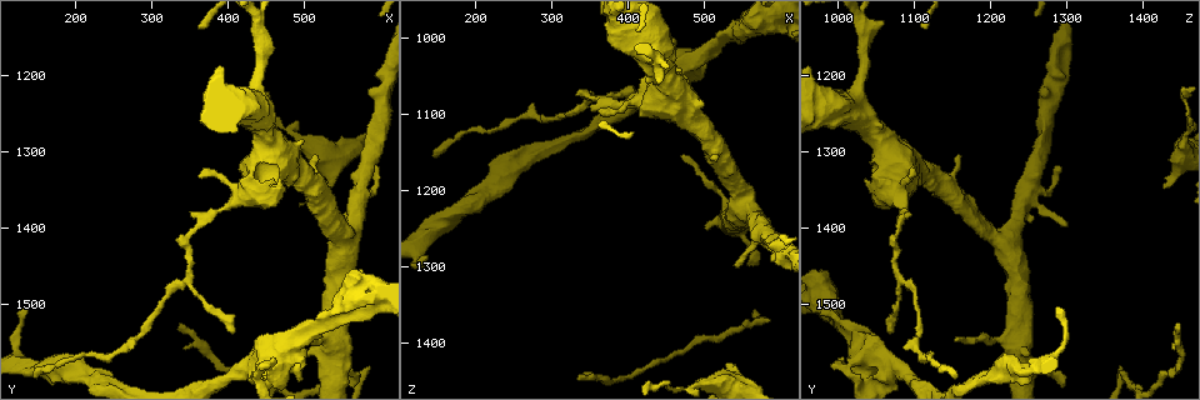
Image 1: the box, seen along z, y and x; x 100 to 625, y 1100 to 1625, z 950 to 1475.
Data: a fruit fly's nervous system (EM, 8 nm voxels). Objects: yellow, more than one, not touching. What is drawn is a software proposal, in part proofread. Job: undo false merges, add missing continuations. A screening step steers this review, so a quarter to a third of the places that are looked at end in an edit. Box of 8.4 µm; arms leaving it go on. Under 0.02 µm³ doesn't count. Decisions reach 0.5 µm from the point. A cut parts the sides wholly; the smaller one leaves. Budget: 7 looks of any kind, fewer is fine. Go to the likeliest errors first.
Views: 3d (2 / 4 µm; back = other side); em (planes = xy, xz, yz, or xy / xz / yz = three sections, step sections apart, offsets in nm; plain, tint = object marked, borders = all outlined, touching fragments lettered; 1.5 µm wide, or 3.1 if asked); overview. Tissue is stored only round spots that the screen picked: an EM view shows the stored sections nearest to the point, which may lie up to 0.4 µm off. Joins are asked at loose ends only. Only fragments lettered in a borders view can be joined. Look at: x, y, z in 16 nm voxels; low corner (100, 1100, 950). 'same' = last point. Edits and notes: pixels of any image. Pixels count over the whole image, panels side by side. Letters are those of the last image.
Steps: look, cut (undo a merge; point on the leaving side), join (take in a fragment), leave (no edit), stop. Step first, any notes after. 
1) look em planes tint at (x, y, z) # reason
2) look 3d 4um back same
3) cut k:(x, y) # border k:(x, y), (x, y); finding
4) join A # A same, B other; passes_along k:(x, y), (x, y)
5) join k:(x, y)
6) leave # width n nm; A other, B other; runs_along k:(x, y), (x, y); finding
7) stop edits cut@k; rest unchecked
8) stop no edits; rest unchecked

look em xz step 8 borders at (530, 1345, 1430) # branch stops here

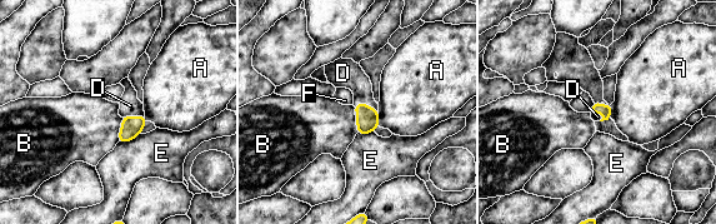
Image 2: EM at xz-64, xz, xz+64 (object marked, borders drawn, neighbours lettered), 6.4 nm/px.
look em planes borders same

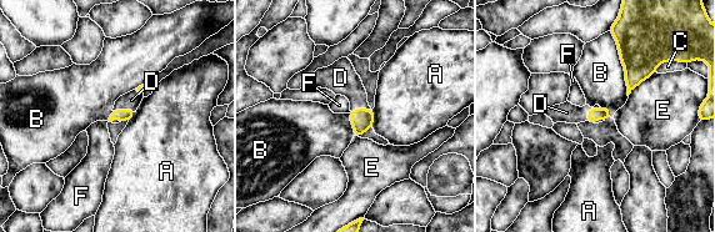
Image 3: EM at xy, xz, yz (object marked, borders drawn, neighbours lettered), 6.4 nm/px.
join D # A other, B other, C other, D same, E other, F other; passes_along 3:(124, 115), (124, 110), (131, 100); it goes on there

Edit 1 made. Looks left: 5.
look 3d 4um back at (465, 1545, 1155) # tapers out

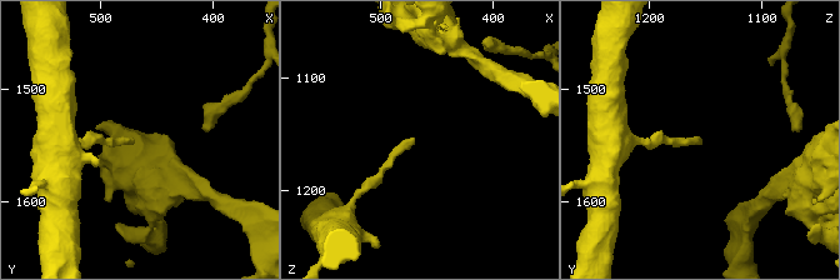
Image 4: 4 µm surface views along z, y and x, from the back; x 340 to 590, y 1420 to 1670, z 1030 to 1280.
look em planes plain at (468, 1548, 1154)

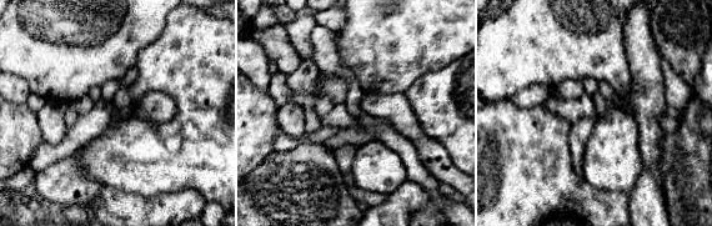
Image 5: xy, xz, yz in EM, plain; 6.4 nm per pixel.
look em planes borders same # see the neighbours

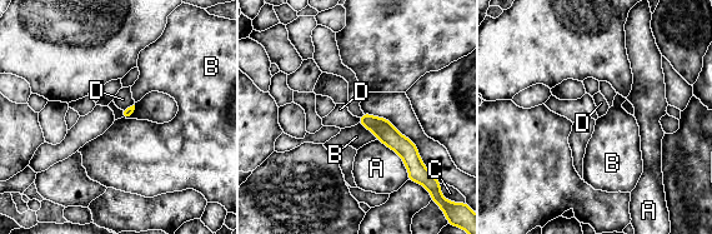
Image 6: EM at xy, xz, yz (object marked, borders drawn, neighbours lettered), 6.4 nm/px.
leave # longest_contact A 340 nm; A other, B other, C other, D other; no lettered fragment goes on from it

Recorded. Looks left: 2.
look em planes borders at (445, 1575, 990) # tapers out

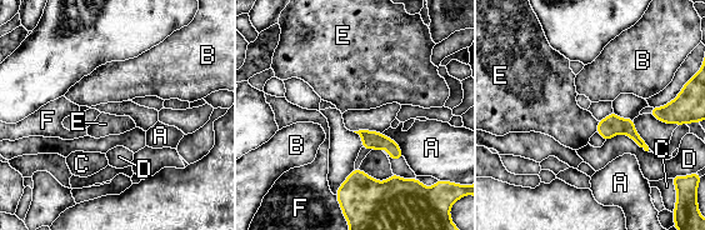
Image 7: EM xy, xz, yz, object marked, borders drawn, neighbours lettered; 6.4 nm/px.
leave # A other, B other, C other, D other, E other, F other; none of them fits

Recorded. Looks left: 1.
stop edits join@3; rest unchecked

